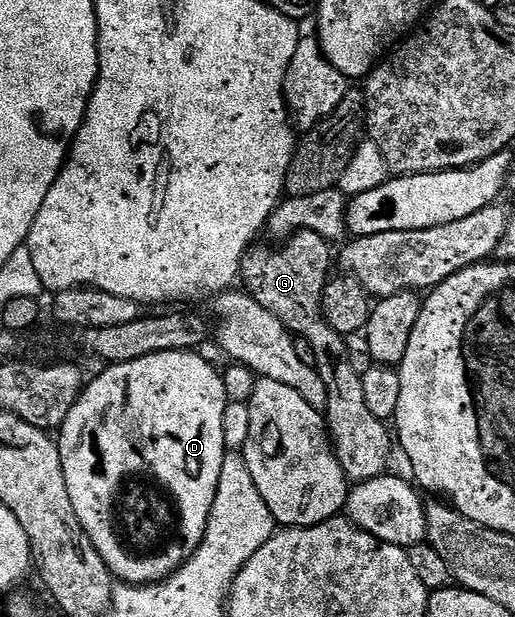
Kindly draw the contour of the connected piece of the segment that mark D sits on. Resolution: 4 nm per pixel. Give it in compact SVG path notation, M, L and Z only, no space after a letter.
M163 351L155 355L143 355L143 359L135 359L118 365L110 364L93 382L86 384L81 390L75 407L67 415L59 430L59 444L63 459L64 475L67 489L75 506L79 521L87 531L91 543L103 555L109 572L118 582L127 585L153 585L164 581L203 543L207 523L211 515L211 507L215 503L215 495L219 487L219 471L225 462L226 448L223 439L223 411L230 400L225 390L225 379L220 368L216 369L211 362L197 351Z

